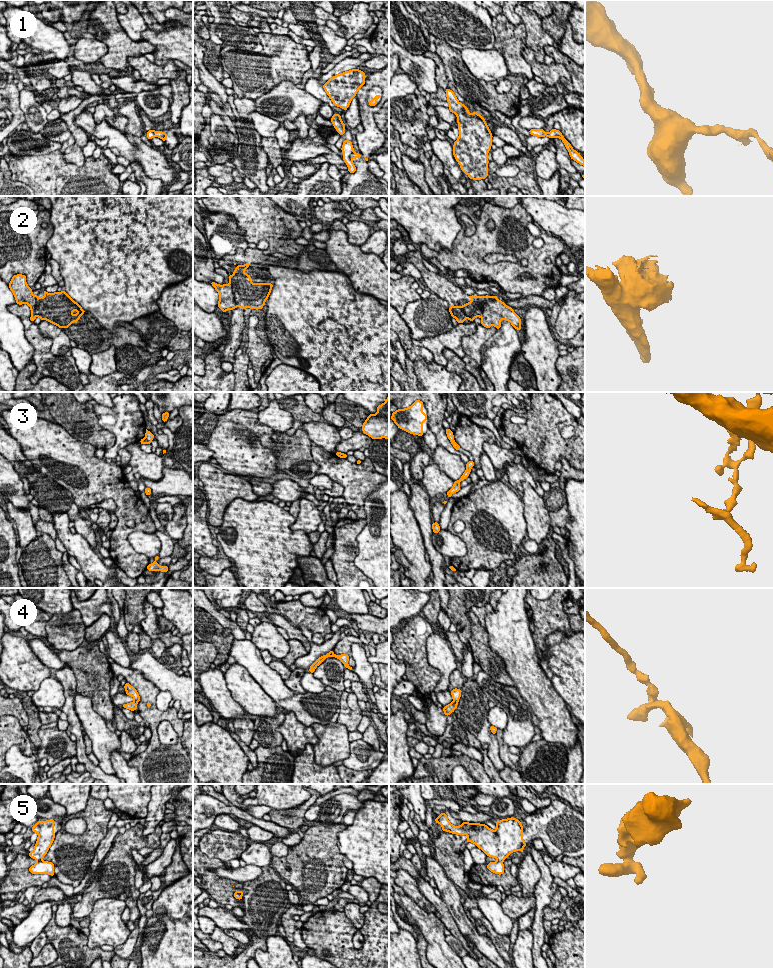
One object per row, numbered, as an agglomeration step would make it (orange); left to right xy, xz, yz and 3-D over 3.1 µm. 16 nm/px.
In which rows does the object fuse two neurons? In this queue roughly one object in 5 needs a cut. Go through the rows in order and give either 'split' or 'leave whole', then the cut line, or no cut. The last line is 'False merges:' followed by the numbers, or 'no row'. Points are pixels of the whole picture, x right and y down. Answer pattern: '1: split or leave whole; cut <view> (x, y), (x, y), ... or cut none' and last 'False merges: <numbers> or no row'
1: split; cut xz (353, 151), (350, 155), (351, 160)
2: split; cut xz (230, 283), (233, 299), (238, 306)
3: split; cut xy (144, 438), (150, 441)
4: split; cut yz (453, 701), (457, 703)
5: leave whole; cut none
False merges: 1, 2, 3, 4

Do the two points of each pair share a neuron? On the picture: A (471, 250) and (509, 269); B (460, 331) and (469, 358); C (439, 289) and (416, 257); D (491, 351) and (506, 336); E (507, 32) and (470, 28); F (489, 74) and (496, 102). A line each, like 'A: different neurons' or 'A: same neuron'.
A: same neuron
B: different neurons
C: same neuron
D: same neuron
E: different neurons
F: different neurons

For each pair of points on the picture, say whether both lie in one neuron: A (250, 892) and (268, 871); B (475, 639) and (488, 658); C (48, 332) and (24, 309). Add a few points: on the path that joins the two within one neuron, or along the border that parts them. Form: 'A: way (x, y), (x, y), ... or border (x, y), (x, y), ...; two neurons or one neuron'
A: way (255, 887), (266, 876); one neuron
B: way (479, 644), (483, 653); one neuron
C: border (37, 325), (40, 332), (51, 340), (51, 345); two neurons

